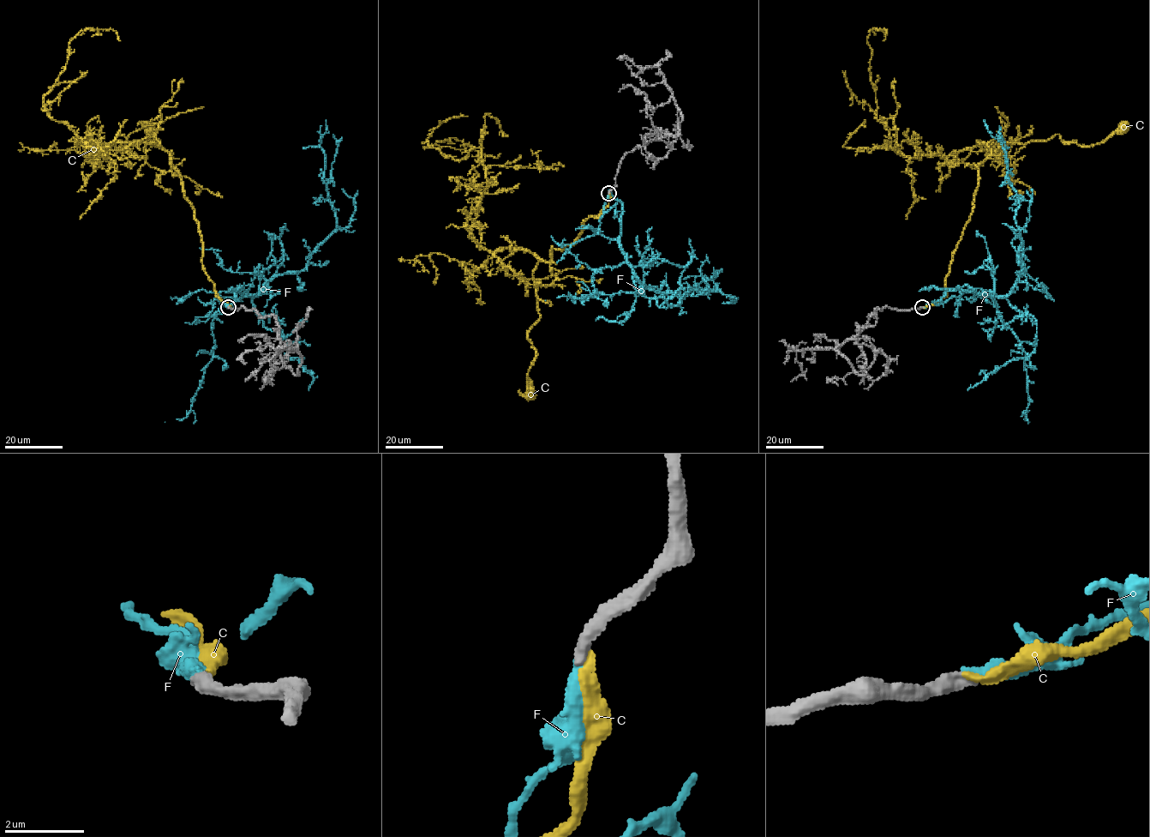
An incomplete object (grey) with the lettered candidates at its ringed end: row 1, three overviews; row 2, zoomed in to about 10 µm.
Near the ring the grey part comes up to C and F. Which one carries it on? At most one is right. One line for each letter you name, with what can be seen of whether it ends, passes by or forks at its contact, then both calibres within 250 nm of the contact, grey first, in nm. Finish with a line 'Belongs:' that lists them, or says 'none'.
C: it ends; calibres 360 and 240 nm
Belongs: C

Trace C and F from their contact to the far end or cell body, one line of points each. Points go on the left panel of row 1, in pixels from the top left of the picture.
C: (228, 308), (202, 264), (180, 173), (159, 140), (146, 142), (154, 146), (146, 127)
F: (228, 307), (222, 291), (254, 296), (278, 275), (297, 273), (336, 226), (323, 180), (325, 120)

